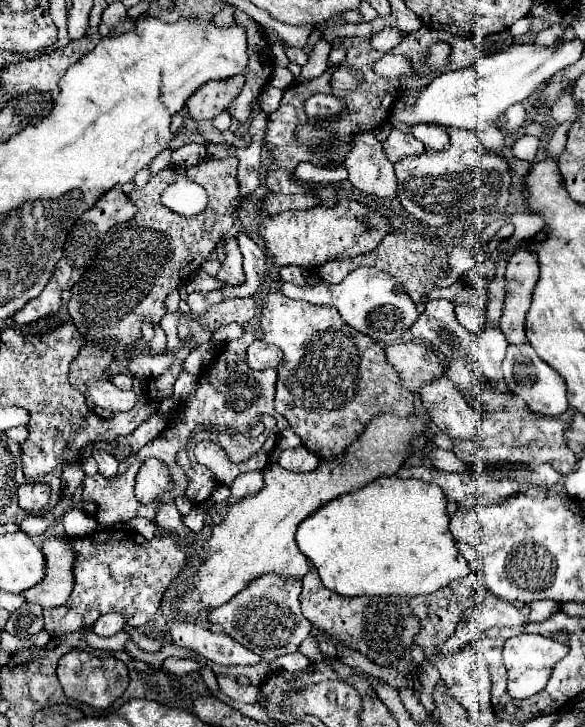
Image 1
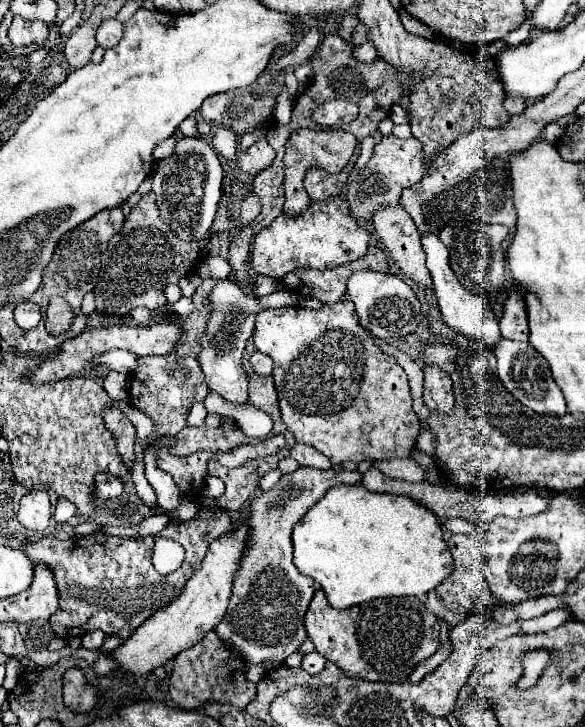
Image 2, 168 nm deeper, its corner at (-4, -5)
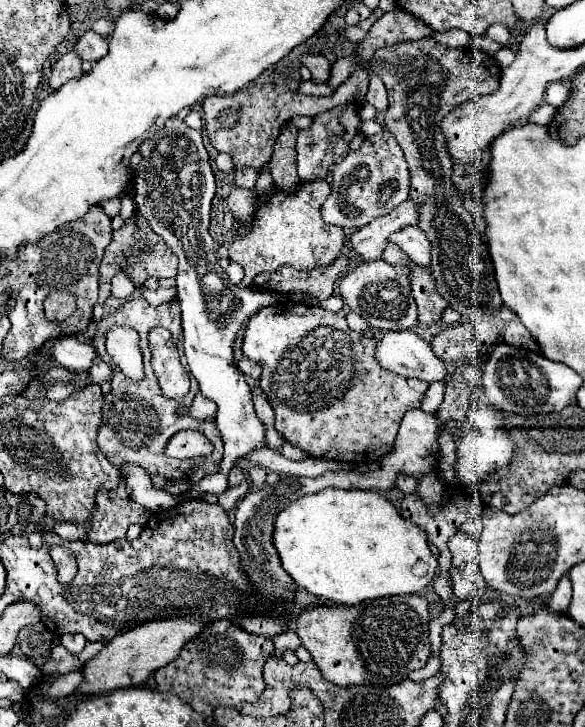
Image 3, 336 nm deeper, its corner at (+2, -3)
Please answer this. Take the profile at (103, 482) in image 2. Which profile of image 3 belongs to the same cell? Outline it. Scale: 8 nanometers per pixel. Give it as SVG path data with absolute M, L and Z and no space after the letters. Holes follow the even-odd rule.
M99 489L91 525L87 529L87 541L91 539L93 543L111 543L121 539L131 523L145 525L151 515L151 509L135 503L133 499L111 499L107 489Z

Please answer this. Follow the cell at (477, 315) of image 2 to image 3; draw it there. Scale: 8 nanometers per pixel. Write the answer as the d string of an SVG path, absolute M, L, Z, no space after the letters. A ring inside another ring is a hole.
M405 227L403 231L393 233L389 241L395 241L421 267L431 267L431 243L419 227Z

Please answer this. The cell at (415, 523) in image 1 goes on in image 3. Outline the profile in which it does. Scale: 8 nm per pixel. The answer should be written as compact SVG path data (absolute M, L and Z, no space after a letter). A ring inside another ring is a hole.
M323 489L315 495L303 495L293 505L283 509L275 521L273 543L279 551L281 565L307 593L335 605L359 605L365 599L411 595L429 585L439 567L433 555L427 533L405 519L391 501L375 491L361 489Z

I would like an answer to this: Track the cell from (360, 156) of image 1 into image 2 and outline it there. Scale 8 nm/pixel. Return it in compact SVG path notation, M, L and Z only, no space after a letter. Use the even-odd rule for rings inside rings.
M401 205L395 207L381 207L377 209L375 217L373 217L373 227L385 247L385 251L391 255L391 261L399 267L399 271L417 283L417 287L425 289L425 291L433 291L433 281L429 277L429 271L425 267L425 251L421 249L421 233L417 231L417 227L413 225L411 217L403 211Z

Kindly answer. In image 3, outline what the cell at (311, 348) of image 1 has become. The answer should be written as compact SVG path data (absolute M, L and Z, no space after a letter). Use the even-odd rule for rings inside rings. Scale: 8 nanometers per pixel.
M281 301L253 315L247 323L243 355L263 367L259 385L275 411L275 429L289 443L311 453L311 457L351 463L377 461L375 457L381 451L393 447L405 411L419 407L429 387L419 379L407 379L383 369L375 359L375 339L351 331L345 321L345 311L329 313L317 305Z

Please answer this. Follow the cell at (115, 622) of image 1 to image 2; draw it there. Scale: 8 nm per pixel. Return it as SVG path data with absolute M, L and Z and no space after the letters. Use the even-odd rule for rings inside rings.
M99 629L91 631L91 633L87 633L87 635L81 637L81 647L85 647L85 649L99 649L101 643L103 643L103 639L105 639L105 633L101 633Z

